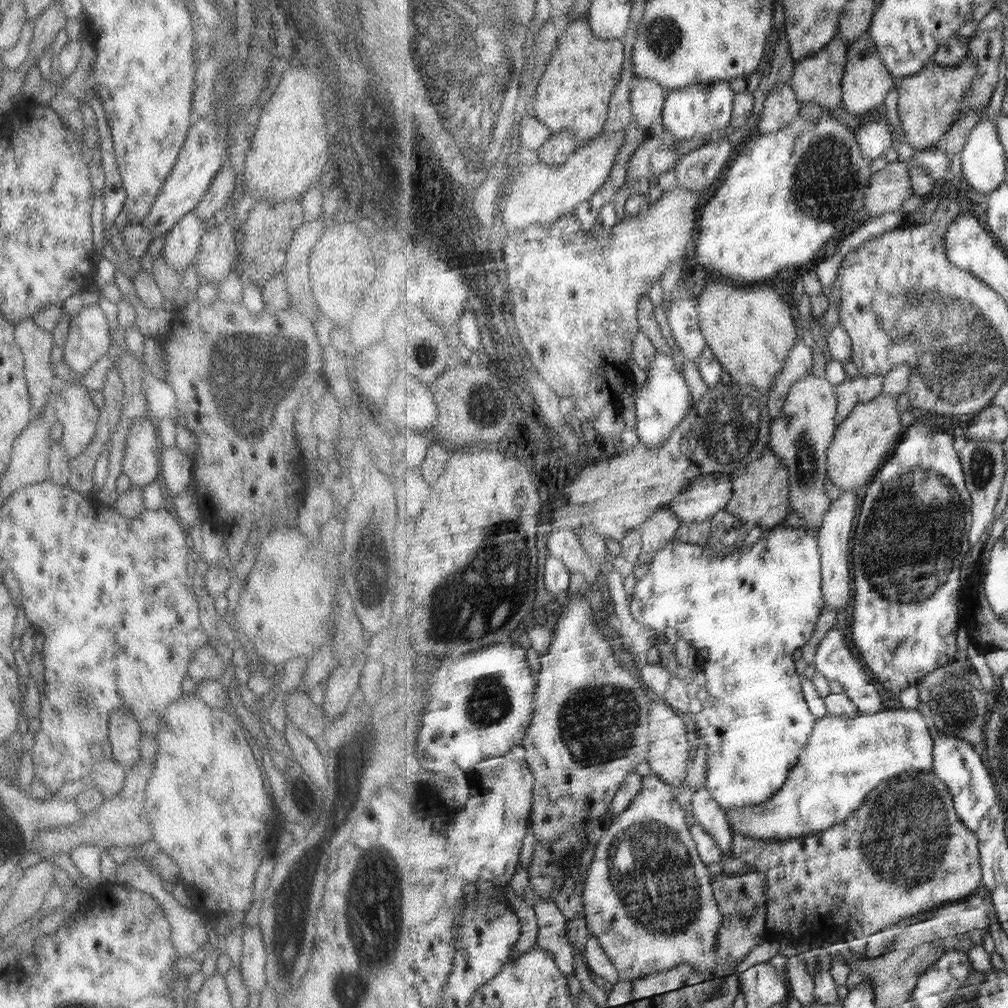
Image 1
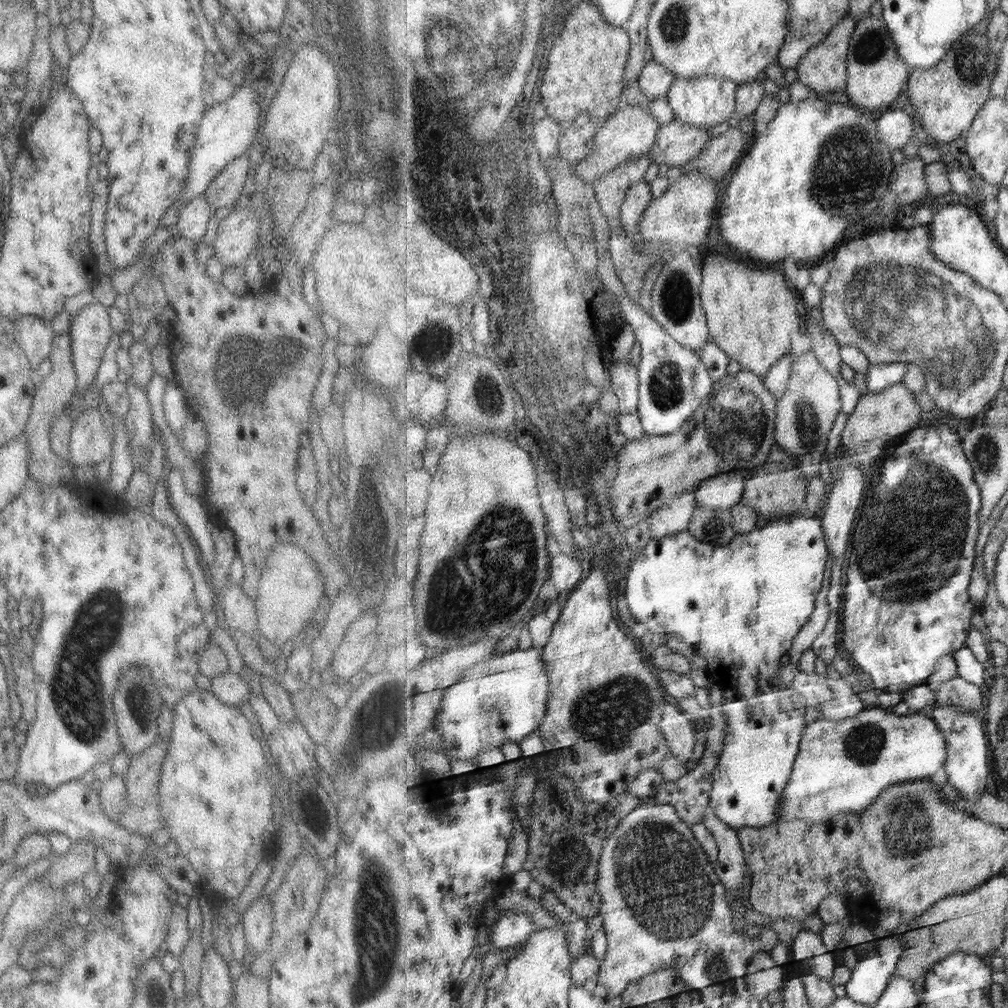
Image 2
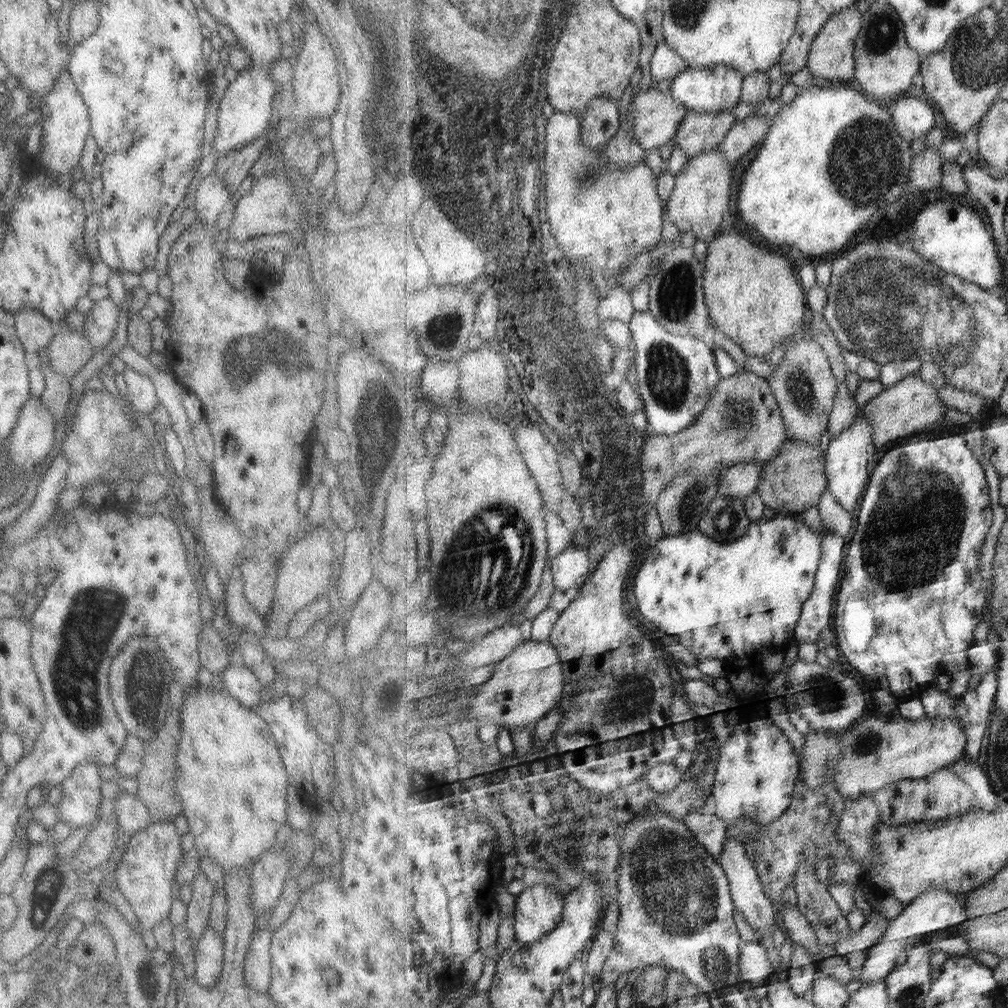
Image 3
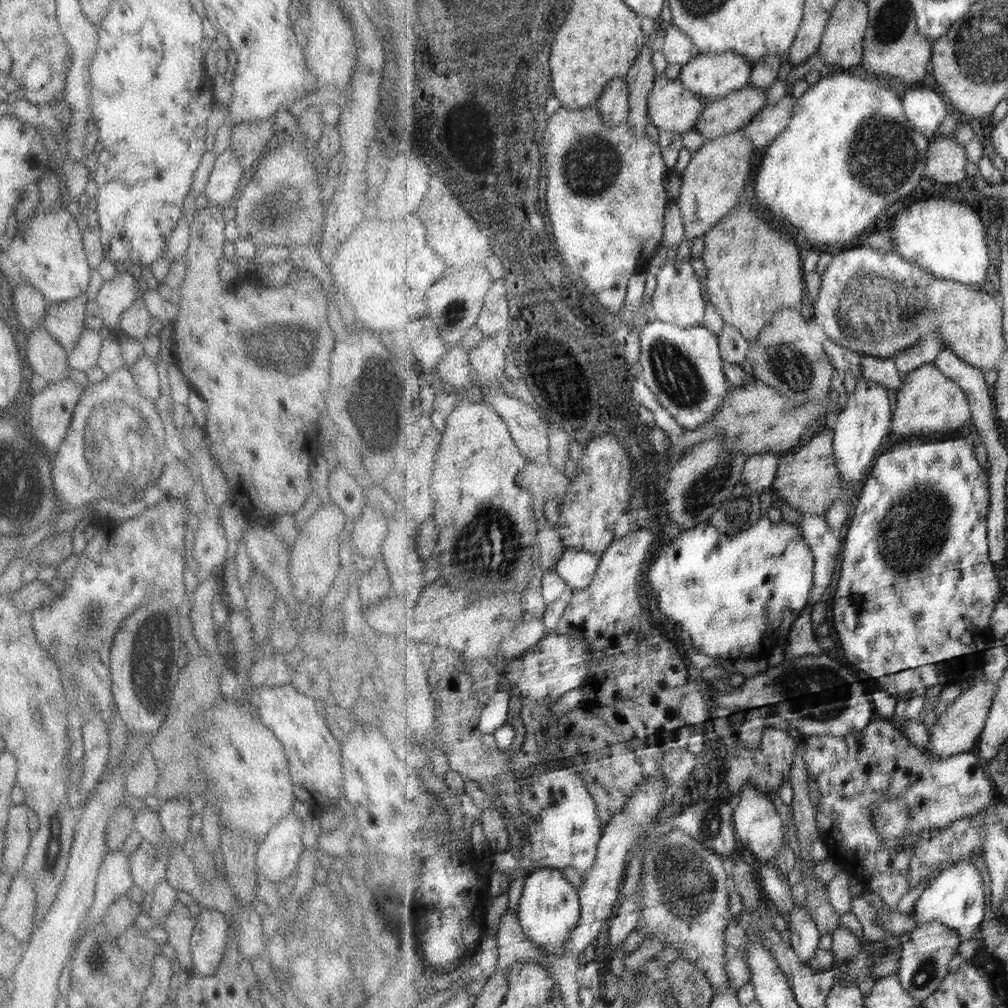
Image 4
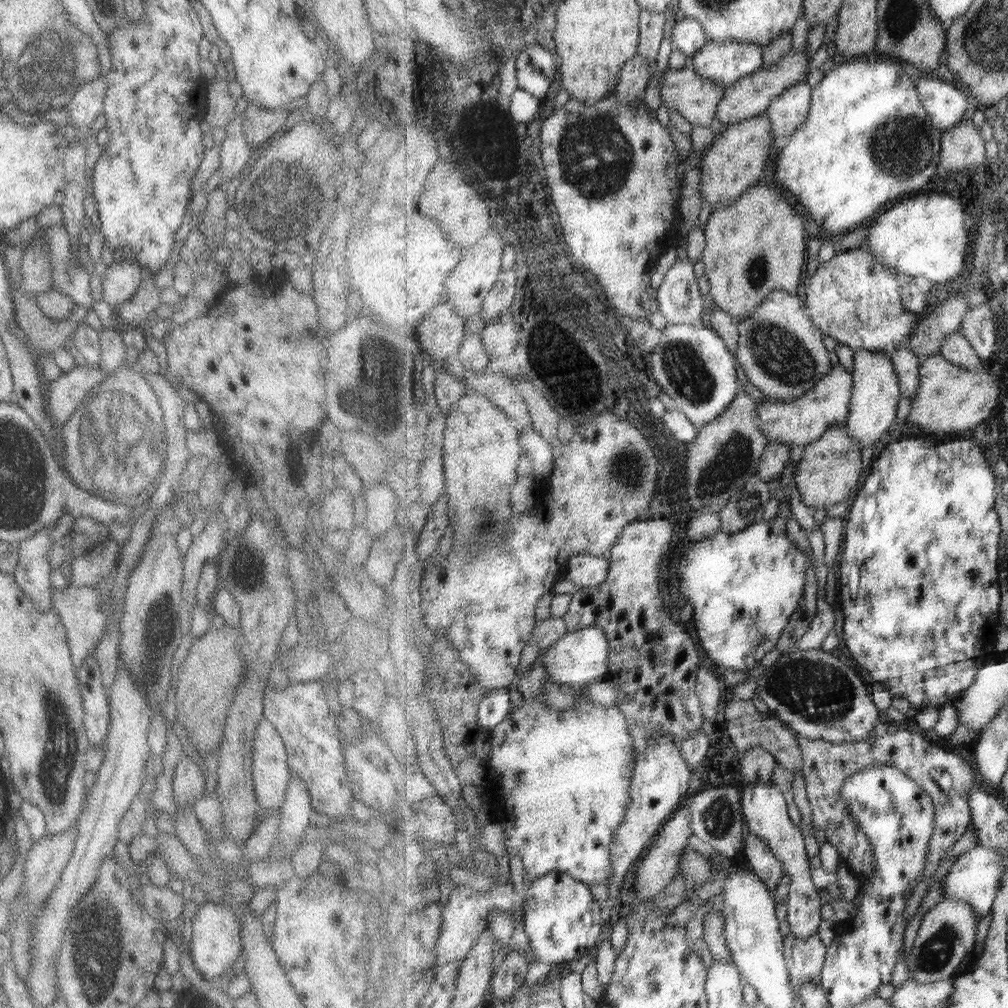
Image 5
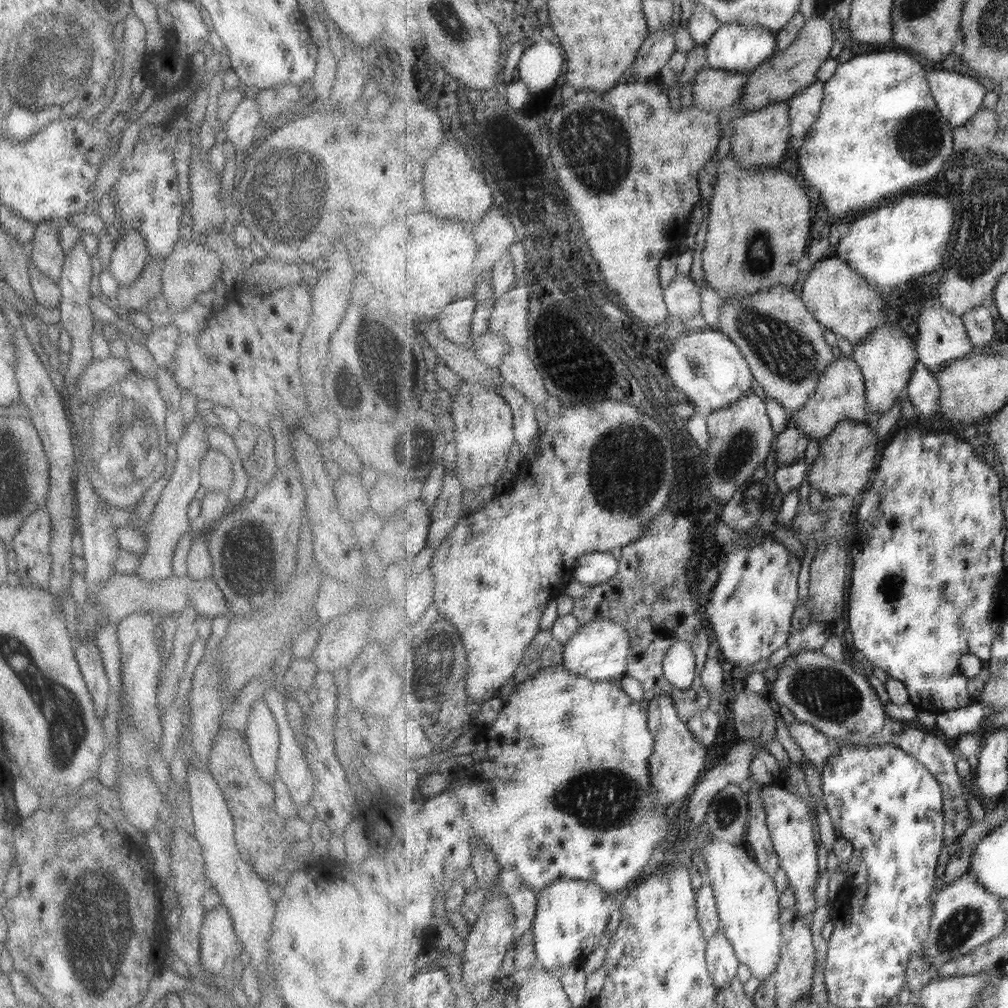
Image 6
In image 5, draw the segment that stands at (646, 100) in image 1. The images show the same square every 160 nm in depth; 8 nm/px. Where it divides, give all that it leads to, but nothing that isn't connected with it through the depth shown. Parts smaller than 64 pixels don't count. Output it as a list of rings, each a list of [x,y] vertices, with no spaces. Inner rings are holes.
[[[676,17],[676,24],[672,27],[671,43],[686,57],[692,58],[710,41],[698,20]]]

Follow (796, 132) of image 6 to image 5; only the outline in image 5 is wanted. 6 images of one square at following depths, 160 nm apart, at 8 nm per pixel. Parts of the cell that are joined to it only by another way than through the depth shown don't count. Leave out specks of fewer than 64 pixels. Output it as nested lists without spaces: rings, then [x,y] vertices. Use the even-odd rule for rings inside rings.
[[[802,80],[781,96],[778,96],[765,113],[773,125],[774,140],[779,136],[791,136],[801,124],[807,122],[811,108],[813,86]]]

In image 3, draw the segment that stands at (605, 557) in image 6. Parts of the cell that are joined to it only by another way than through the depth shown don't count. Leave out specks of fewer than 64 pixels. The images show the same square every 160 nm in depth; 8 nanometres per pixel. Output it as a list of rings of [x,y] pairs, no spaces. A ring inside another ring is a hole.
[[[568,546],[559,553],[549,566],[554,572],[554,583],[557,591],[578,591],[591,576],[591,560],[586,548]]]

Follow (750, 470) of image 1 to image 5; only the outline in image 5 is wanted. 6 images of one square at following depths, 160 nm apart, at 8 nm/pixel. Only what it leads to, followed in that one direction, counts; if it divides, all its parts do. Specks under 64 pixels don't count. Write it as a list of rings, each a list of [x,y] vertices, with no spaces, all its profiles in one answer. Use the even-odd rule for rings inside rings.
[[[845,424],[835,425],[815,442],[809,443],[804,449],[804,455],[794,472],[794,484],[800,492],[802,501],[807,506],[827,508],[835,506],[849,498],[853,490],[857,490],[859,468],[861,468],[862,448],[852,436],[848,435]]]

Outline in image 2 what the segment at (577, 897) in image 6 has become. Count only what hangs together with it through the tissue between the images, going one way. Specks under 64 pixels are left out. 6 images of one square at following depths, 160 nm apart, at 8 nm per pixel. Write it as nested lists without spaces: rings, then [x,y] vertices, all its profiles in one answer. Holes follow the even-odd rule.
[[[505,911],[500,919],[490,927],[492,945],[495,949],[507,949],[527,944],[537,926],[526,912]]]

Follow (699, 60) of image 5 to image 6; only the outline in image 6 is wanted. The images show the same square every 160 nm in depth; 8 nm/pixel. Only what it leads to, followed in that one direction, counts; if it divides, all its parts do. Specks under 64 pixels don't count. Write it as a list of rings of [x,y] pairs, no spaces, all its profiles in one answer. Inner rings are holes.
[[[721,24],[713,38],[705,44],[706,66],[731,72],[753,72],[776,53],[776,48],[776,34],[764,26]]]

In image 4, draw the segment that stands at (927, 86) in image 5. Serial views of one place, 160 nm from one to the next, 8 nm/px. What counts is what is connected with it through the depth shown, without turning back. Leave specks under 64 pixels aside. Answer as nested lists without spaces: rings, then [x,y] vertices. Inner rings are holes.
[[[923,87],[907,91],[902,101],[906,117],[915,130],[929,138],[935,138],[935,130],[938,130],[949,114],[943,95],[935,88],[931,90],[931,87]]]

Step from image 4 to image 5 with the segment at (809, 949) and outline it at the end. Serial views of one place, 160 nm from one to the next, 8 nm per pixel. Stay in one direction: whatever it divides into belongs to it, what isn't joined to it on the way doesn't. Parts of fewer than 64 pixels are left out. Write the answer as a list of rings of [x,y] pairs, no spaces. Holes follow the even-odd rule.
[[[771,781],[744,783],[741,787],[741,805],[743,805],[743,817],[747,833],[753,834],[765,841],[773,850],[773,853],[783,864],[785,874],[790,877],[788,893],[788,917],[786,920],[790,931],[801,940],[809,940],[817,935],[820,925],[824,921],[822,917],[820,889],[815,888],[811,880],[811,860],[807,858],[805,850],[805,838],[801,826],[795,826],[787,812],[787,802],[783,792]]]

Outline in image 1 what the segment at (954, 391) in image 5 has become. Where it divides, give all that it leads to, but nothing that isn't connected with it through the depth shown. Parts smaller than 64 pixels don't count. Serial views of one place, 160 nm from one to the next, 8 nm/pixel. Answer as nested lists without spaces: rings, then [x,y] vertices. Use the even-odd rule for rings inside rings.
[[[883,393],[871,402],[860,402],[851,411],[847,420],[838,425],[834,441],[826,451],[828,478],[841,491],[859,490],[861,486],[869,484],[900,443],[897,436],[903,436],[899,434],[903,430],[903,424],[901,424],[902,412],[897,410],[897,399],[895,395]]]

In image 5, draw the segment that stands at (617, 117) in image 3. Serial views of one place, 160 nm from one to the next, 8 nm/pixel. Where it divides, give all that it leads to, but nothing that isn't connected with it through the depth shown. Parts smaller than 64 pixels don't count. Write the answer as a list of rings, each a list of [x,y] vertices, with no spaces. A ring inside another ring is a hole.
[[[637,54],[619,71],[619,83],[612,94],[618,95],[623,104],[634,102],[643,96],[653,74],[655,68],[650,68],[650,62],[644,56]]]

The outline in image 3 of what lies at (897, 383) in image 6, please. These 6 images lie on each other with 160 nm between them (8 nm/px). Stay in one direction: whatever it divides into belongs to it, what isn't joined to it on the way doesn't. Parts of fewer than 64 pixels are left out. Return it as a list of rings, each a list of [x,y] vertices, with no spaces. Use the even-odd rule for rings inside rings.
[[[864,407],[858,410],[858,417],[851,428],[832,438],[826,451],[826,472],[828,489],[835,495],[837,502],[844,506],[851,514],[855,512],[861,496],[866,492],[869,480],[869,462],[871,462],[871,448],[874,446],[870,420],[864,416]]]

